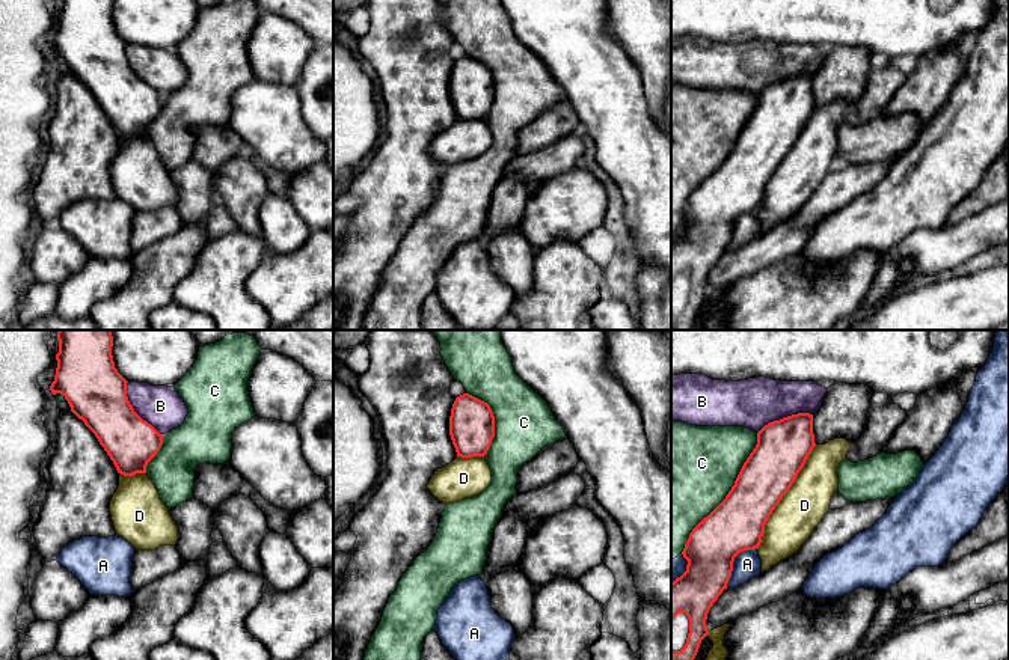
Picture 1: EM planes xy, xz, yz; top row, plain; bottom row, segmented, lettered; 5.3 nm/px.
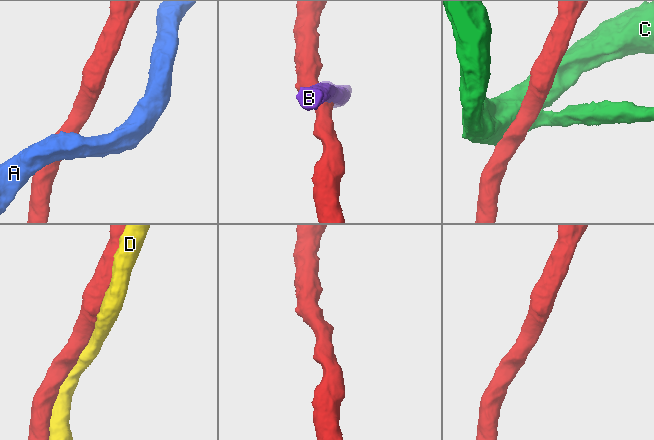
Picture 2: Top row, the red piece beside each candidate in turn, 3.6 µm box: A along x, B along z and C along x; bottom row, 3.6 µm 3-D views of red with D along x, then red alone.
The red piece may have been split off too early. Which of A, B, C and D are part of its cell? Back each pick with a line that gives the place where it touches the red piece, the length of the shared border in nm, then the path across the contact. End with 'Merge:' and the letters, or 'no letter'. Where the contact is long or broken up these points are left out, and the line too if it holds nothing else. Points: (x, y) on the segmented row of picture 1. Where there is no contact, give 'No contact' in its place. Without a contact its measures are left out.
D: Touches red at yz (783, 494). Shared border 650 nm
Merge: D

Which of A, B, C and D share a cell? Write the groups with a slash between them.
A / B / C / D

